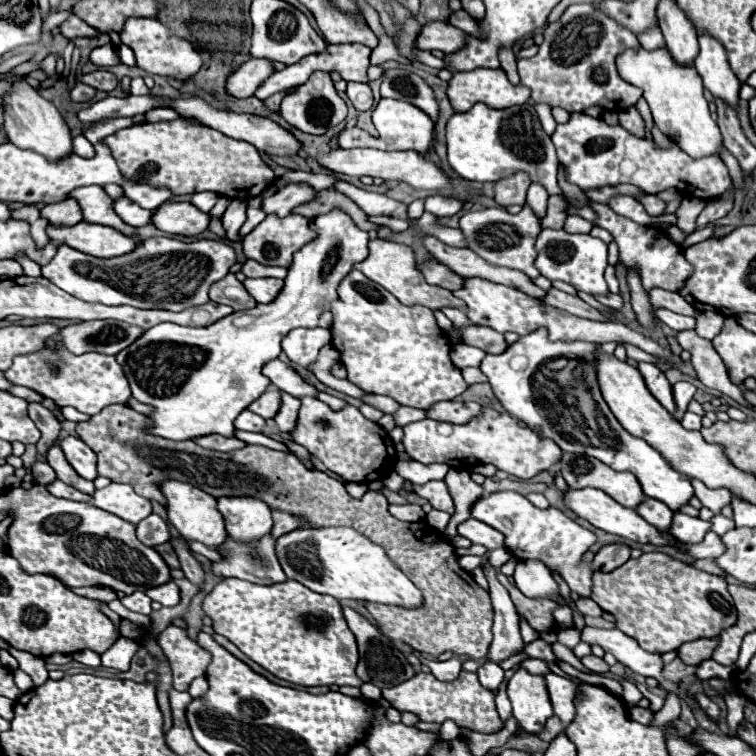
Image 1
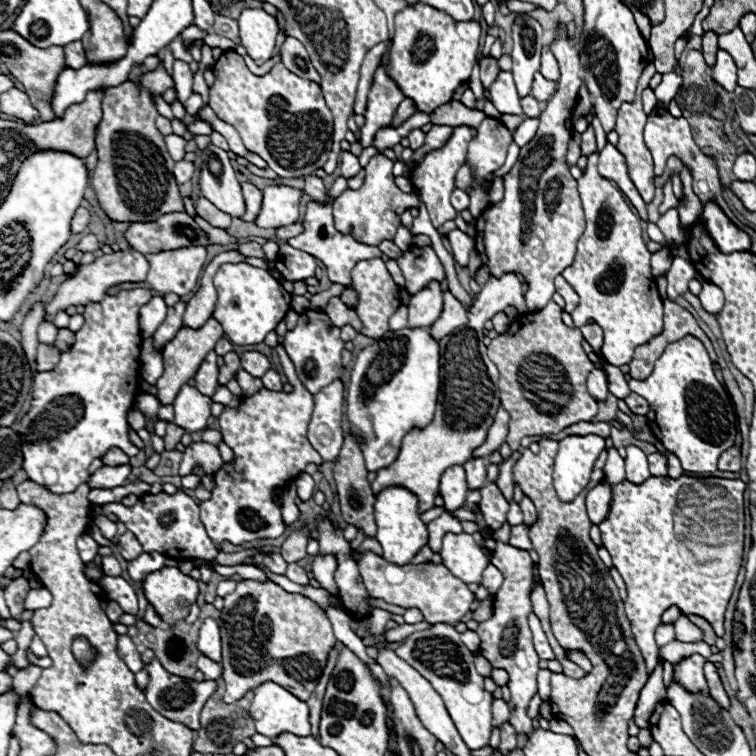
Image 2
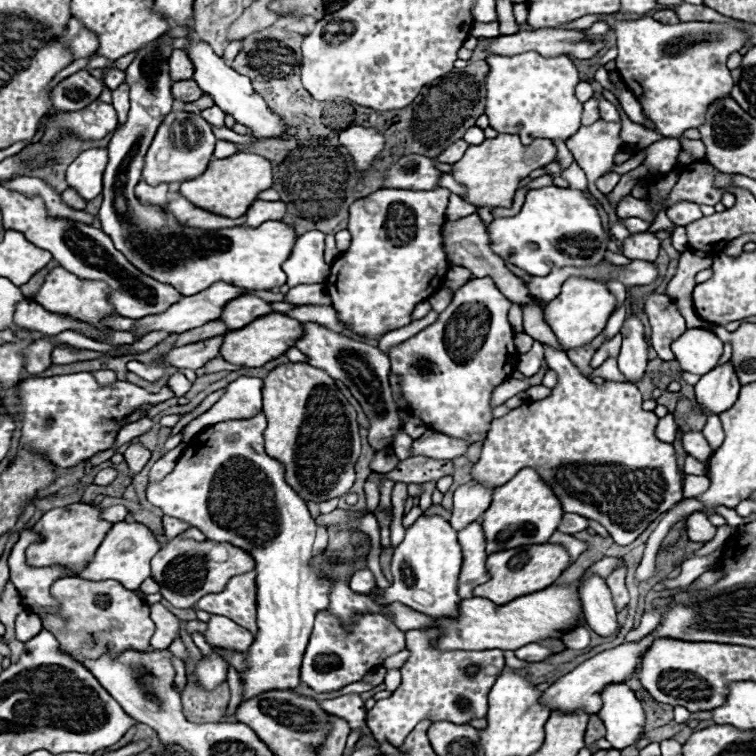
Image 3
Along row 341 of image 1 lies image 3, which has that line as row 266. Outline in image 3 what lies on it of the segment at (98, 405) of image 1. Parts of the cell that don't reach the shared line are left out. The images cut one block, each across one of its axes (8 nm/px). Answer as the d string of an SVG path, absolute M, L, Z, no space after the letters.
M56 266L48 272L42 288L38 290L38 294L34 296L34 300L38 304L42 304L46 310L50 312L58 312L58 314L70 314L82 322L88 322L96 328L106 328L100 324L100 318L104 314L114 314L112 304L106 300L108 296L108 286L104 286L104 282L88 282L88 280L80 280L74 274L66 272L62 266Z

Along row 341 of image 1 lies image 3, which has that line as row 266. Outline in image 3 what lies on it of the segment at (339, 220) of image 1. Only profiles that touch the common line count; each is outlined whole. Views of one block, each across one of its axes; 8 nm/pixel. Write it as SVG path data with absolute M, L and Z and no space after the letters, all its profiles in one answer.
M154 40L146 44L126 70L130 86L130 112L122 126L116 128L108 144L108 164L102 176L102 206L98 220L102 230L112 238L114 246L144 274L174 286L182 296L198 294L216 282L228 282L250 290L270 290L286 284L282 264L290 258L296 244L296 230L282 220L268 220L258 228L222 228L222 230L192 230L180 226L160 206L142 206L134 196L134 186L140 180L146 150L162 124L172 112L174 98L170 94L168 58L172 40Z

